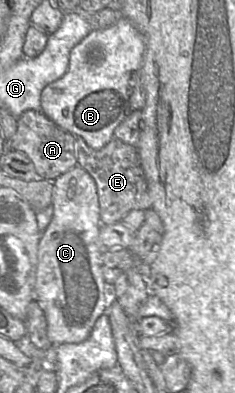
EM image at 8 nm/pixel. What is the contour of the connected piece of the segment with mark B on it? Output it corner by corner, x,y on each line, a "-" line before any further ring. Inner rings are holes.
125,17
107,28
91,30
71,50
67,72
43,89
40,96
41,112
63,130
81,137
89,147
103,148
114,137
116,127
145,105
146,95
141,82
145,49
141,32

